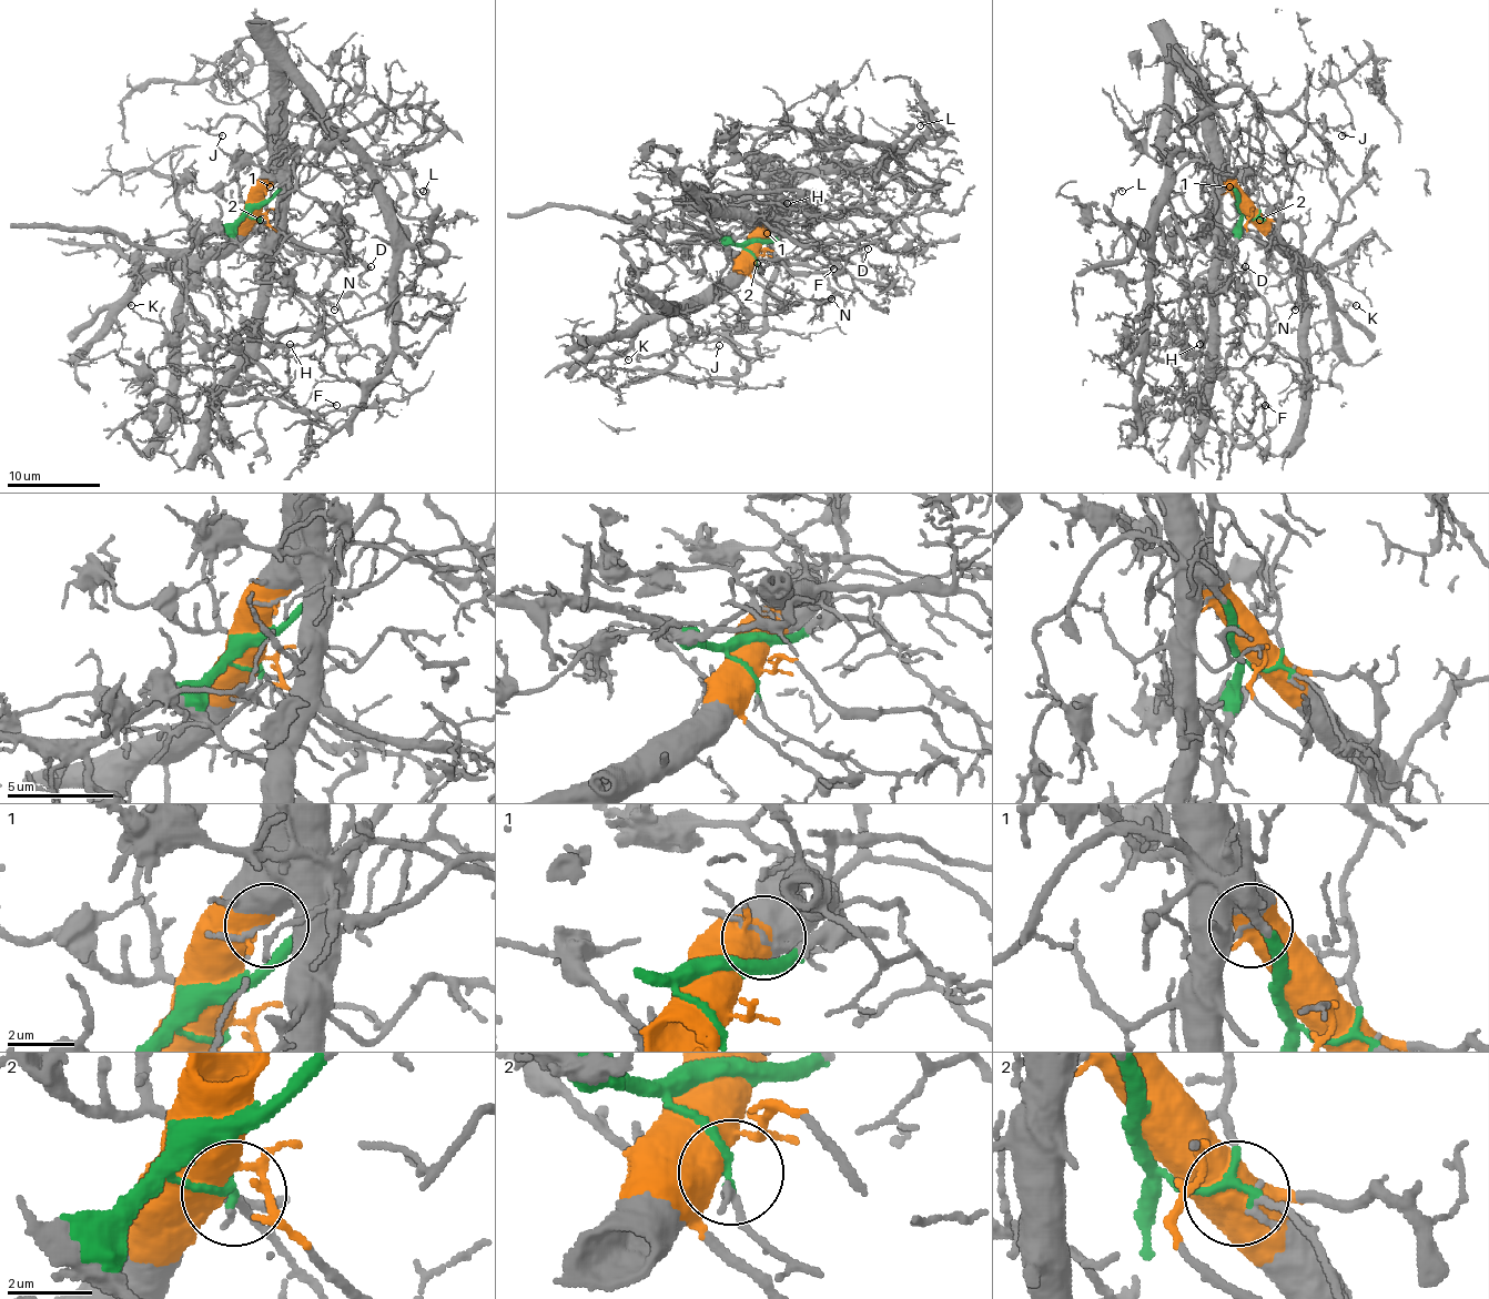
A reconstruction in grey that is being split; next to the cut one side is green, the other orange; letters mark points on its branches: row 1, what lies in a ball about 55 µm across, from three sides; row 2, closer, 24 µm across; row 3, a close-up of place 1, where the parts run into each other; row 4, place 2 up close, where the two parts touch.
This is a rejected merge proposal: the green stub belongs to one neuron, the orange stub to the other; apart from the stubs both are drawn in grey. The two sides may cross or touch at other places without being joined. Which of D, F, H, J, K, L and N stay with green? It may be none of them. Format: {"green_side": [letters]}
{"green_side": ["F", "H", "N"]}

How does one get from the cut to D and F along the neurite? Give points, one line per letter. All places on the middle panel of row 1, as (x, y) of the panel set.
D: (750, 245), (784, 220), (848, 220), (869, 250)
F: (750, 245), (674, 226), (664, 235), (671, 254), (701, 273), (708, 245), (748, 259), (833, 267)

